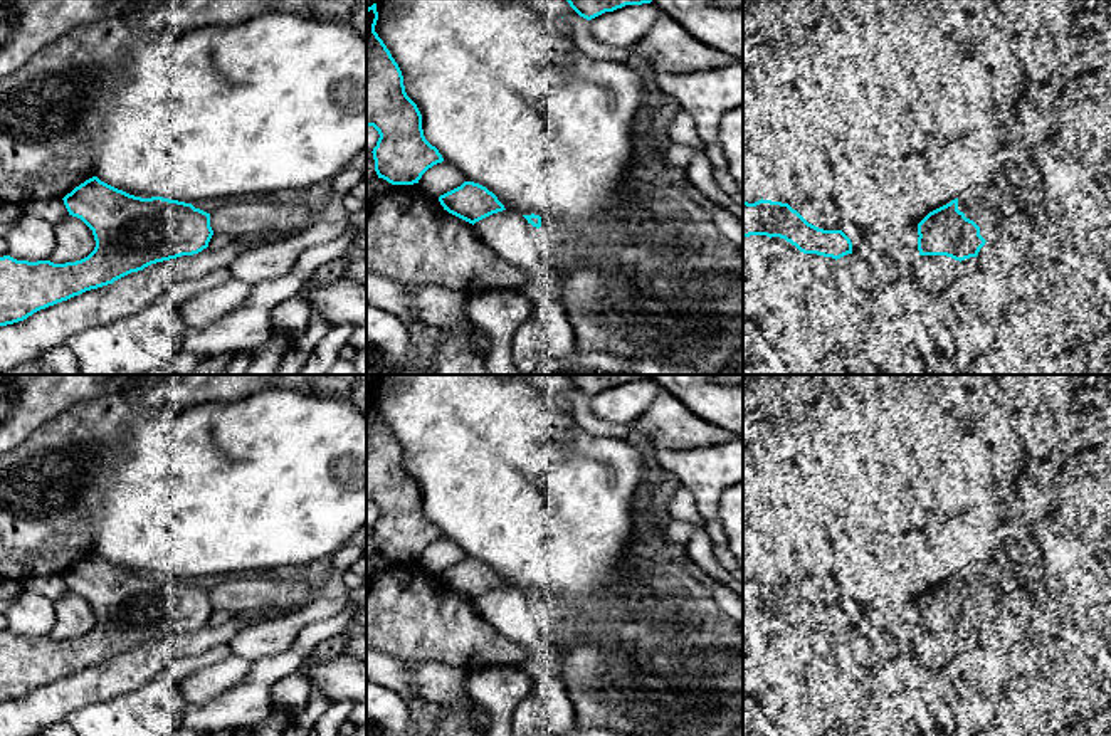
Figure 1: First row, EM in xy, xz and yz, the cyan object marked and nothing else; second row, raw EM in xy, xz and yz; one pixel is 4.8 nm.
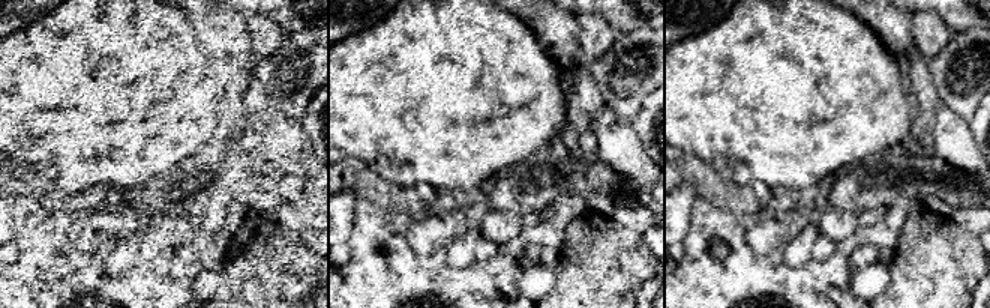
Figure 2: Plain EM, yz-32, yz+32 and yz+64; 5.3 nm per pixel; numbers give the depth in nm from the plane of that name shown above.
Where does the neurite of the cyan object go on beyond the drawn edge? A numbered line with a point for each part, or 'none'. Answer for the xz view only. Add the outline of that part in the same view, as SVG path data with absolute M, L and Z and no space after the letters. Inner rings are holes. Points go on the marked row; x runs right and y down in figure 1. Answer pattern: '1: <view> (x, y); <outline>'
1: xz (548, 227); M541 217L541 227L540 227L541 234L553 237L553 239L555 239L555 240L553 240L555 247L565 249L566 242L565 242L565 239L560 239L560 237L556 235L556 229L558 229L558 227L556 227L555 222Z

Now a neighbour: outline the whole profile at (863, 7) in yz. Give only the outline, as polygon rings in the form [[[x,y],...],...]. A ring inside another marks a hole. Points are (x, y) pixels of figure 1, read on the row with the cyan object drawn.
[[[845,0],[845,8],[871,17],[892,8],[892,0]]]

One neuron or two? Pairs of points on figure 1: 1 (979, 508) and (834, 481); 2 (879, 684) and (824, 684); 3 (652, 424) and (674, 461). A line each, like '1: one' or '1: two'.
1: one
2: two
3: two

